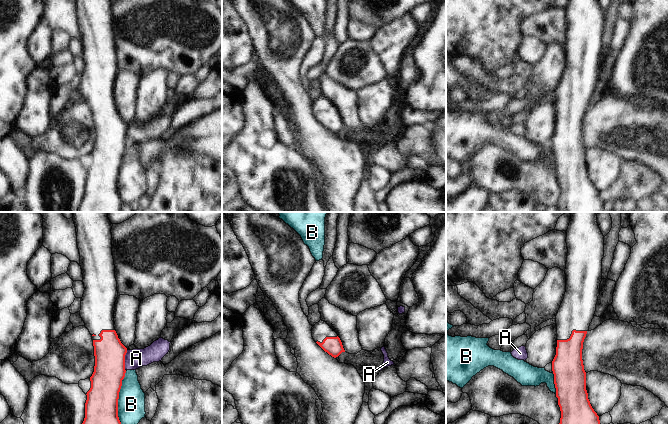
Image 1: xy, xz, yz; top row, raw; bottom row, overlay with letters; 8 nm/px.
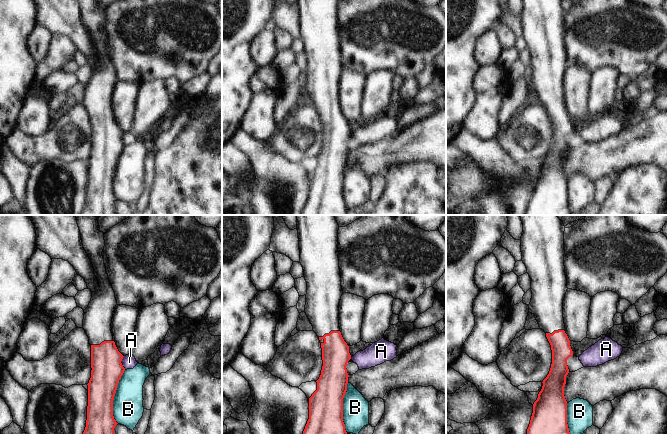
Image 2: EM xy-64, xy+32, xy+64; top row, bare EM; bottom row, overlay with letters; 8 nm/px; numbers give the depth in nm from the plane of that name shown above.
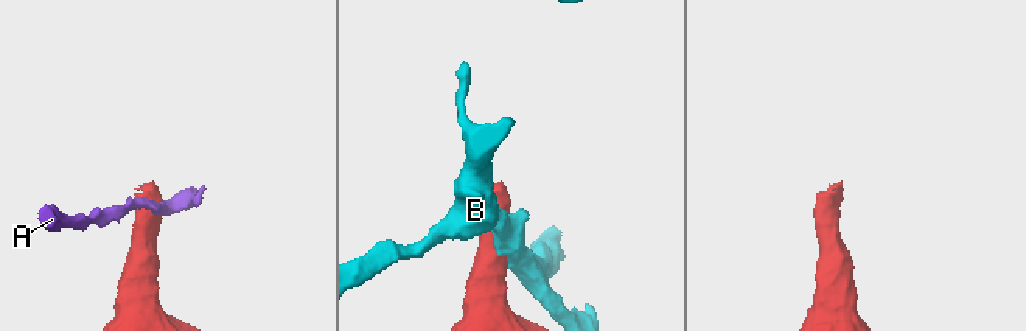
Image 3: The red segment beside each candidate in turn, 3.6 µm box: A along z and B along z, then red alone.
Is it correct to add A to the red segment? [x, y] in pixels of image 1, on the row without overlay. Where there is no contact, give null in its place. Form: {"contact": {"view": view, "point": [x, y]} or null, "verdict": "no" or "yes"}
{"contact": {"view": "xy", "point": [124, 136]}, "verdict": "no"}

